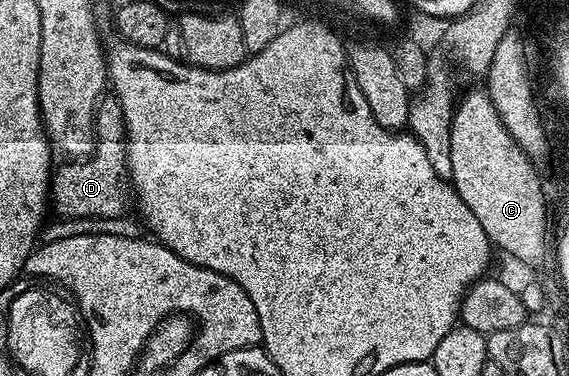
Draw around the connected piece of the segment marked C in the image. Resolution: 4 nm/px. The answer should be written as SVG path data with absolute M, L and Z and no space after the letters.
M484 90L469 91L456 100L451 121L453 188L475 213L490 244L521 263L541 263L551 247L551 235L542 222L544 211L529 156L511 137L501 115Z

